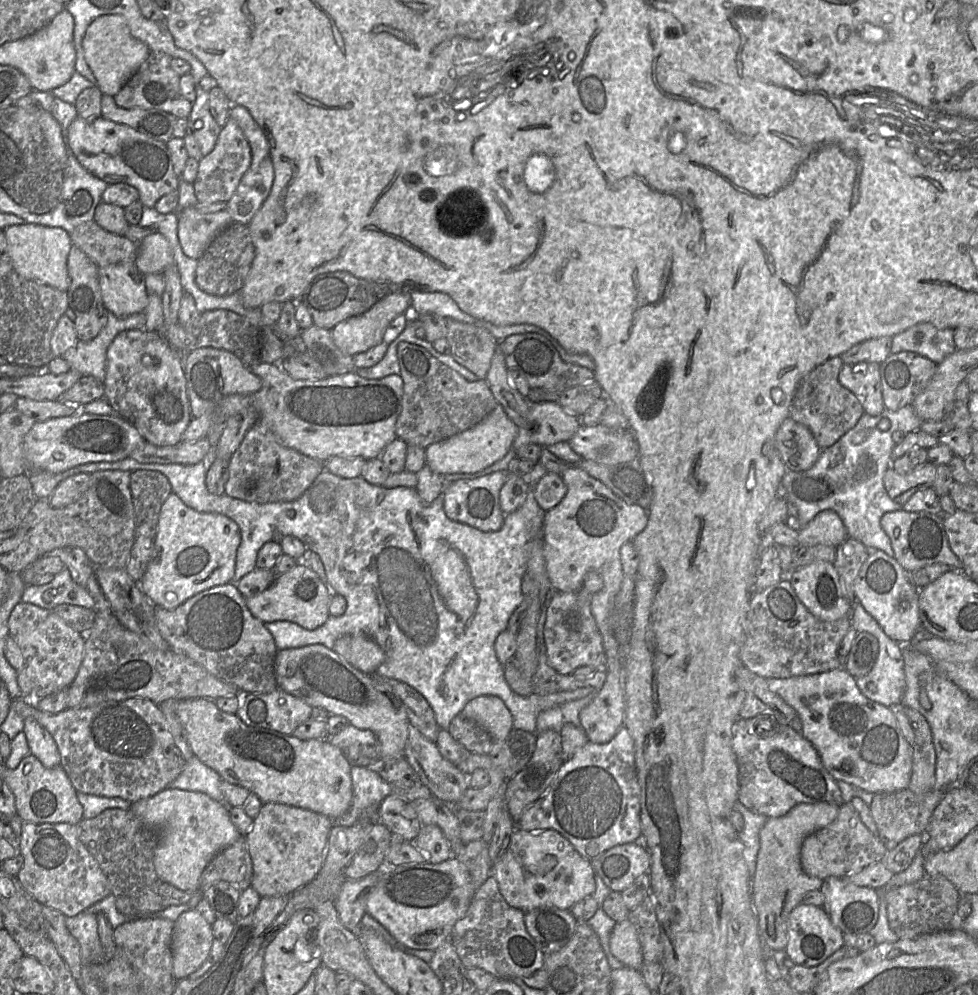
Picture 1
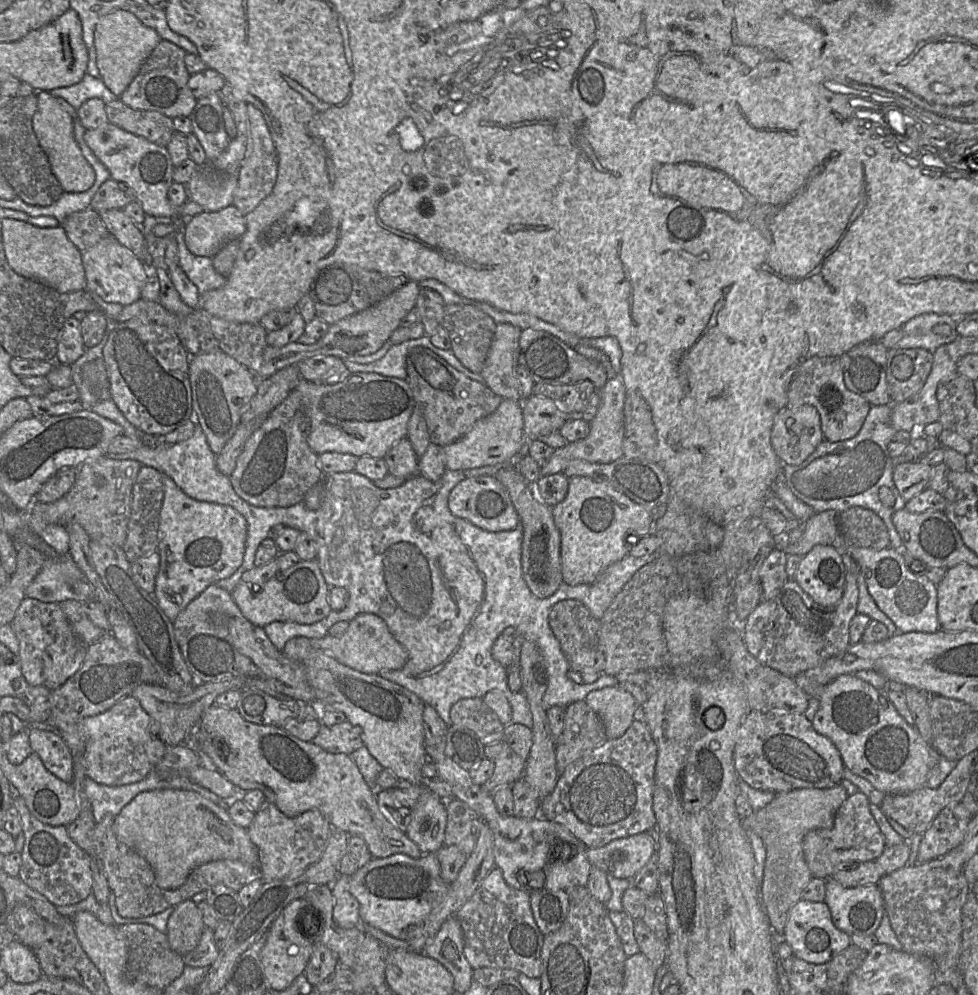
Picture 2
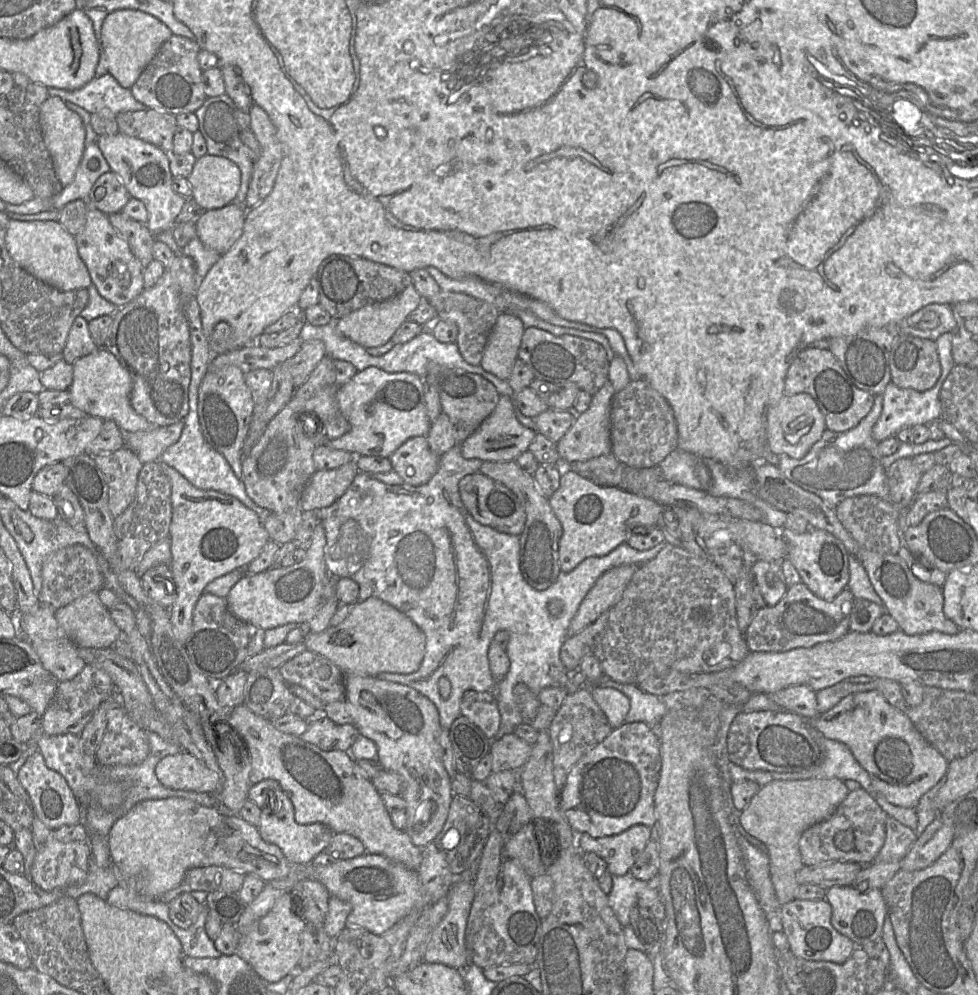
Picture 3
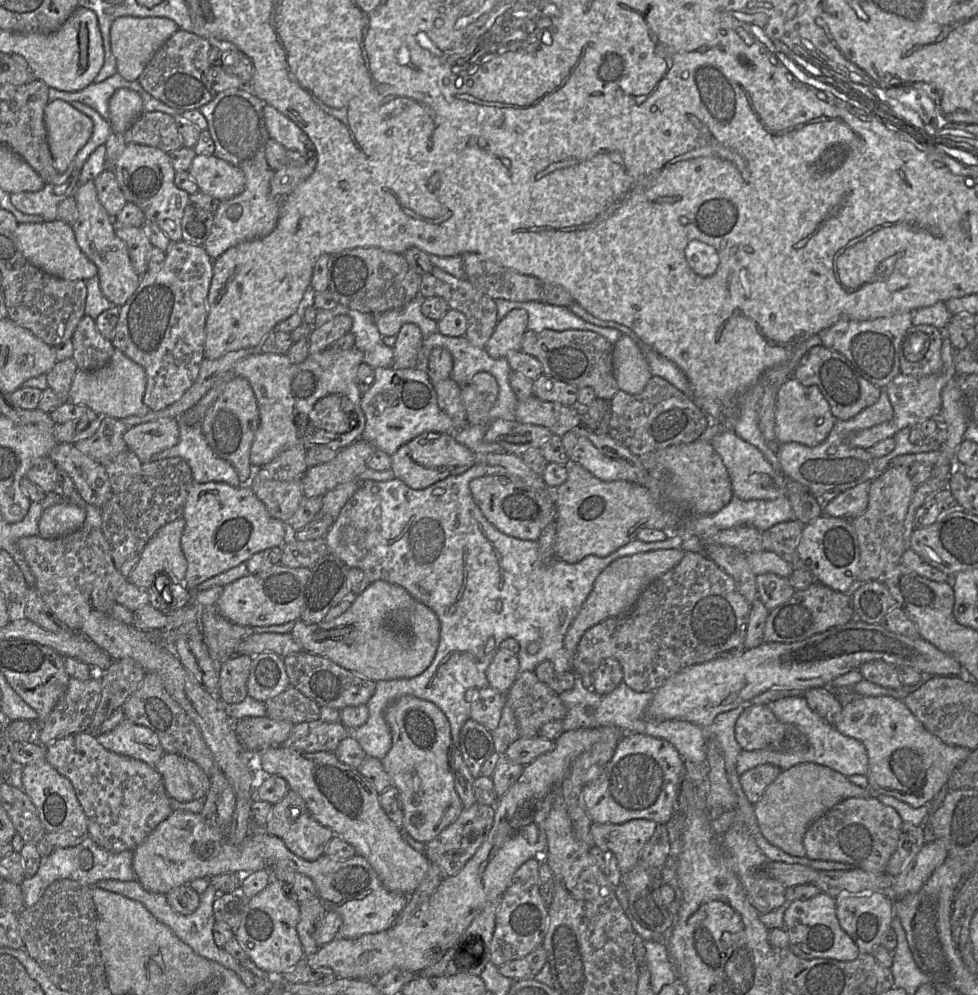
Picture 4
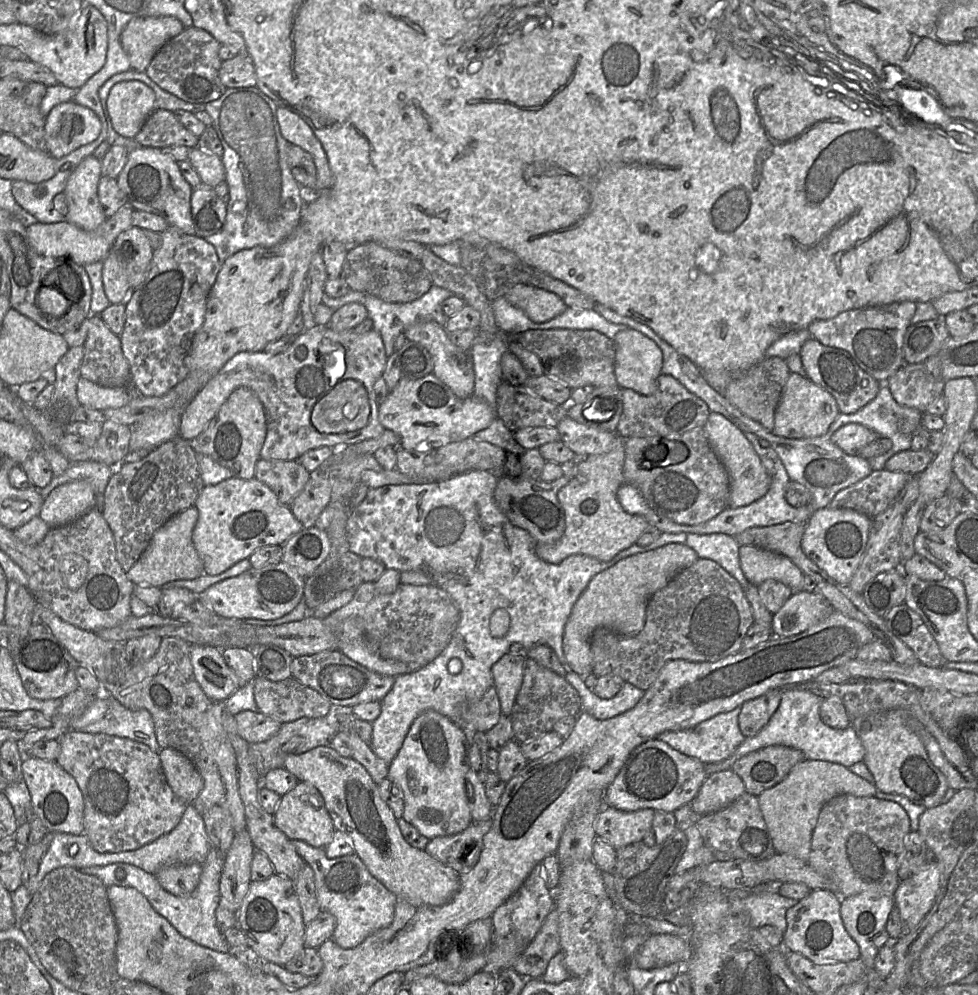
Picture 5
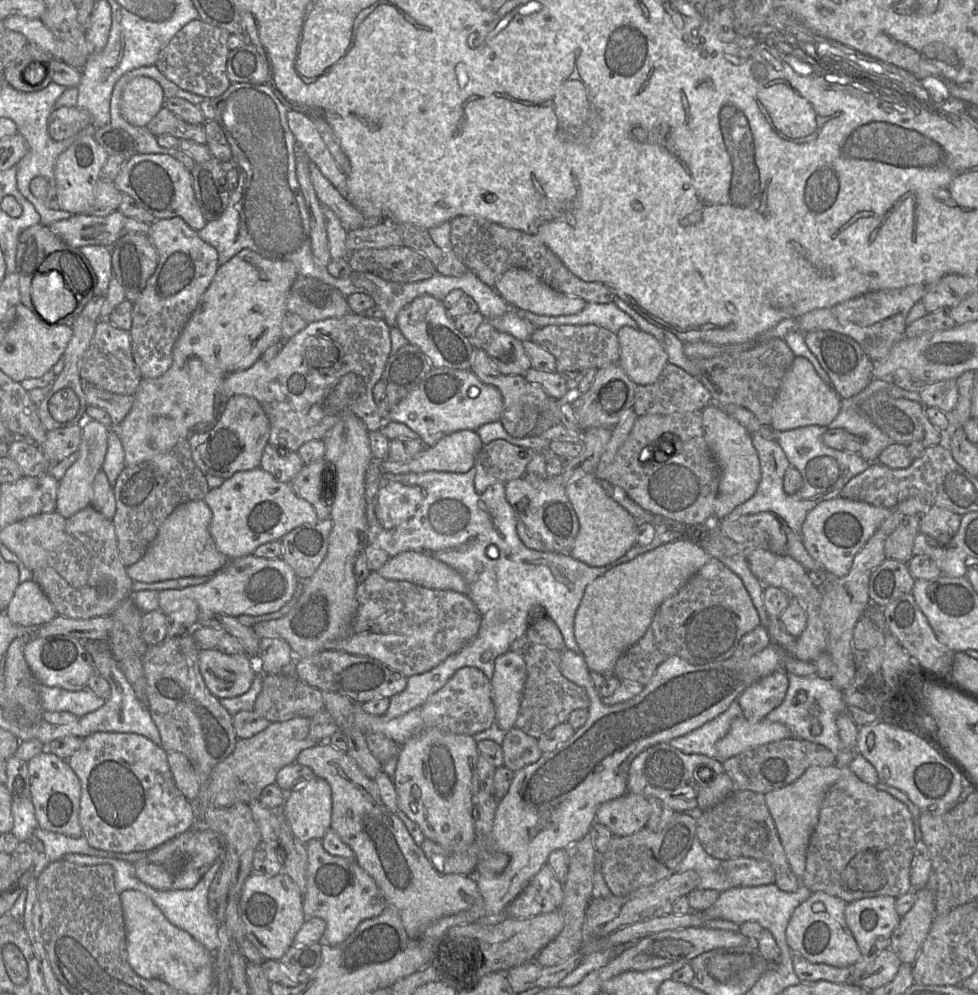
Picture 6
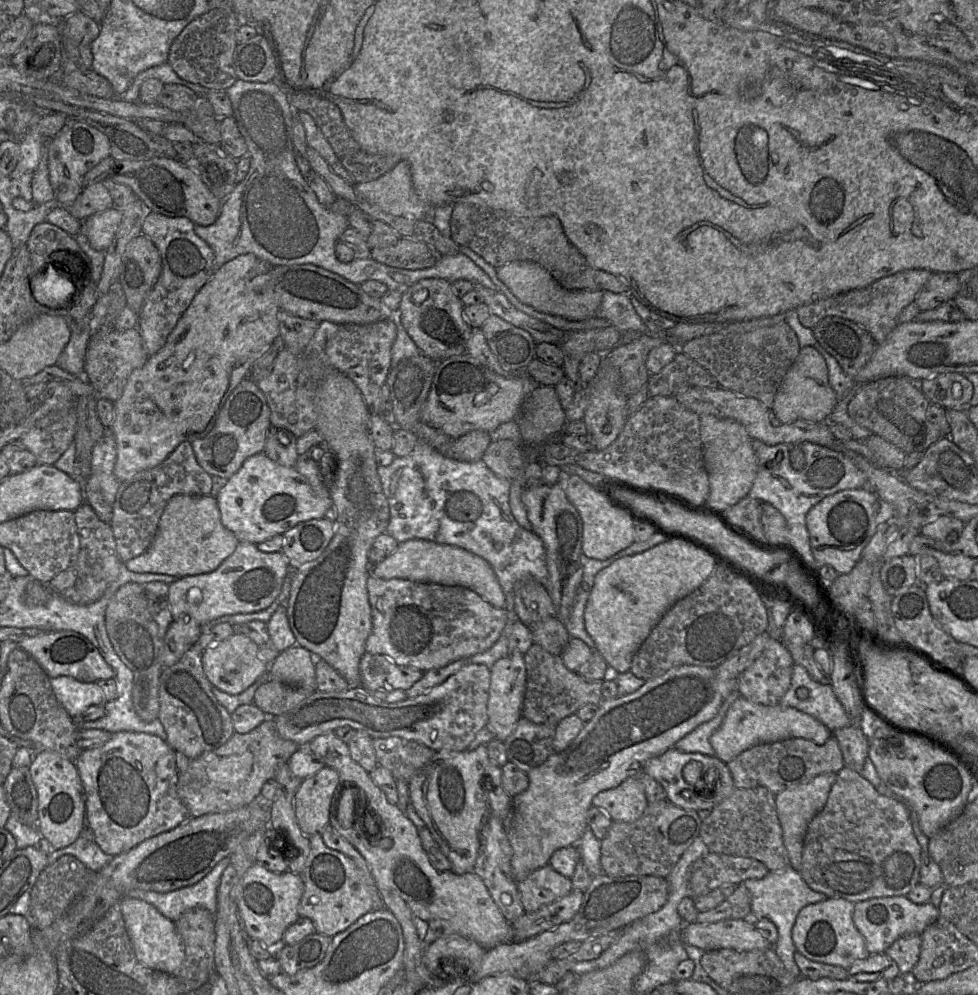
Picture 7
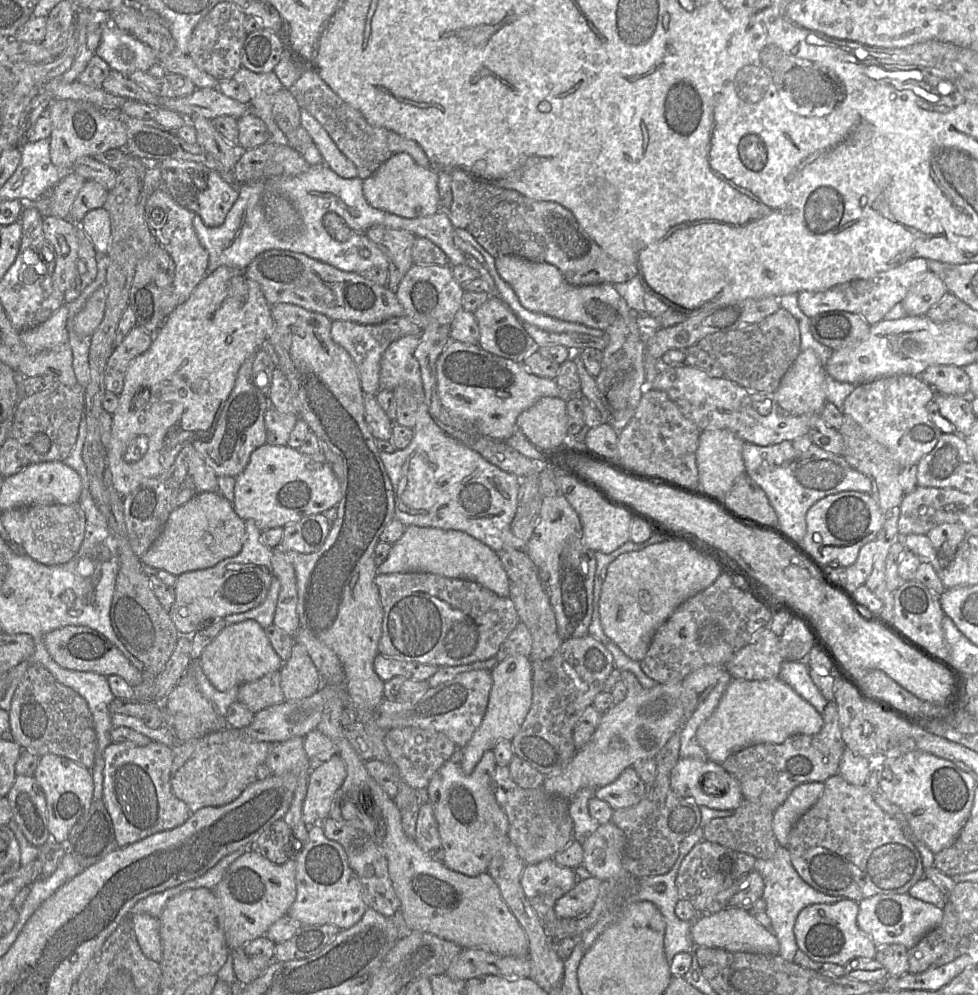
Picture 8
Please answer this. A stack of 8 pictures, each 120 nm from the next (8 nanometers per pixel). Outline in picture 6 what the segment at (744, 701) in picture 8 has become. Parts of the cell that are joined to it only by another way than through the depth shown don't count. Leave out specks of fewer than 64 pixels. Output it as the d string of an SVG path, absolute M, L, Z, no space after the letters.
M741 716L732 721L727 734L716 743L715 759L724 763L746 750L791 737L792 732L784 724L771 722L766 718L750 723Z

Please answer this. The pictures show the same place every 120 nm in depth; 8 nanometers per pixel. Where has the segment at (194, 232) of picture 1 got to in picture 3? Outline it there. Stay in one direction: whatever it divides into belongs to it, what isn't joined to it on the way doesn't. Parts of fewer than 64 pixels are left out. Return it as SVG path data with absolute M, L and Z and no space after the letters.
M236 203L205 211L196 221L197 238L207 248L224 254L241 237L246 212Z

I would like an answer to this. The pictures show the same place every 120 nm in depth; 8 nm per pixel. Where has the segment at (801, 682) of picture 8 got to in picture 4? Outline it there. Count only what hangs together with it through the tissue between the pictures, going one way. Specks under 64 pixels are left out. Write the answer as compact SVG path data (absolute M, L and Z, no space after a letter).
M803 696L784 697L767 704L775 717L782 723L796 726L807 738L807 750L796 752L778 752L774 750L742 750L736 760L738 775L763 764L772 764L782 771L800 763L815 763L835 770L846 777L855 774L868 774L868 755L862 742L841 734L833 725L827 723L815 714L808 706Z

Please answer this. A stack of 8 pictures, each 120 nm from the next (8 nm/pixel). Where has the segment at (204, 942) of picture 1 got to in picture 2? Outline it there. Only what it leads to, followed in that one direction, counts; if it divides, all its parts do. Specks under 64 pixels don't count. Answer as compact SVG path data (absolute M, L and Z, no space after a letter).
M193 899L175 906L168 920L167 936L171 949L185 956L199 944L205 928L202 912Z

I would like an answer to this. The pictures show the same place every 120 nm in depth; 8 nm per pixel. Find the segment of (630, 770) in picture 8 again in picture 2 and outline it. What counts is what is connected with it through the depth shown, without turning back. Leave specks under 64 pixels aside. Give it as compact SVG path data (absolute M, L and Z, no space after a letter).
M648 832L615 839L599 848L587 848L592 866L617 879L632 879L650 860L656 848Z

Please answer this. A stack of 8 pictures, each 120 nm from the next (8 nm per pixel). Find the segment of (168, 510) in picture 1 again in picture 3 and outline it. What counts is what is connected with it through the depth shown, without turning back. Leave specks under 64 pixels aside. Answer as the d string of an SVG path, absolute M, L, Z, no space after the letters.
M159 458L157 462L171 483L172 519L169 526L171 563L176 598L168 608L172 631L185 644L192 629L193 610L205 586L213 579L246 567L270 540L258 515L237 498L192 485L177 470Z

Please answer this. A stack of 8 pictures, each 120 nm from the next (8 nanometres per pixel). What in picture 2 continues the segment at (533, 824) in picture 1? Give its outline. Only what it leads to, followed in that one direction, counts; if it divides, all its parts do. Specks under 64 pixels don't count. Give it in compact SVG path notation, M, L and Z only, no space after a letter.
M634 720L619 738L608 739L569 764L558 776L553 791L540 801L540 817L565 826L586 848L599 848L607 843L646 832L656 823L653 811L654 773L657 746L643 720Z

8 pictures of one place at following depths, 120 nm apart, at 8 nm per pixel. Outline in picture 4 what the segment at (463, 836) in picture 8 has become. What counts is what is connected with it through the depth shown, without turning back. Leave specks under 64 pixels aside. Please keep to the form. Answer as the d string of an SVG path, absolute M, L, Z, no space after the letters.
M402 696L385 709L385 721L389 727L392 746L381 760L384 770L398 790L402 802L403 829L415 841L428 843L457 820L464 806L454 788L454 778L449 764L451 746L450 724L444 713L433 703L413 696Z

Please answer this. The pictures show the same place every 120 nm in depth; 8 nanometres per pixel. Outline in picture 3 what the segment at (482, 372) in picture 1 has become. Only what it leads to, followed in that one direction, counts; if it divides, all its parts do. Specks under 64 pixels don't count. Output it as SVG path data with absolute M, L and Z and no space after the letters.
M443 290L427 300L435 308L437 318L456 324L458 333L455 342L464 360L469 364L479 365L487 338L500 314L498 309L493 304L473 296Z

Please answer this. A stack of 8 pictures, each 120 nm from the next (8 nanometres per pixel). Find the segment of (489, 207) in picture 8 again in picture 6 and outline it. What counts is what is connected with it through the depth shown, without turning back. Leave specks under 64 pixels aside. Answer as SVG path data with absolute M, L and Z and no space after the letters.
M457 216L451 220L452 250L465 266L484 284L495 287L502 274L512 268L522 268L535 274L545 284L587 303L607 304L617 296L601 282L586 282L571 273L561 260L536 236L476 216Z

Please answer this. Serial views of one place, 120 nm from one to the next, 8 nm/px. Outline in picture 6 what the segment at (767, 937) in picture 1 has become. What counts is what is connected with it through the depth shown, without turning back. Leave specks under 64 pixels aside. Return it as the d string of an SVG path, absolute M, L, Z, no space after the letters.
M836 765L811 766L796 781L764 794L773 818L788 864L794 875L801 879L806 869L806 854L811 834L817 825L822 801L829 788L843 775Z

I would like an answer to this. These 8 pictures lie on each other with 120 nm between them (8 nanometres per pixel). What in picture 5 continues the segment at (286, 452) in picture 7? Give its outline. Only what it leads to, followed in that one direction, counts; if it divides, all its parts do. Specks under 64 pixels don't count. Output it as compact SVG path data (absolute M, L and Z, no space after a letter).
M259 458L254 478L267 485L282 505L290 505L300 493L310 473L297 460L265 460Z

